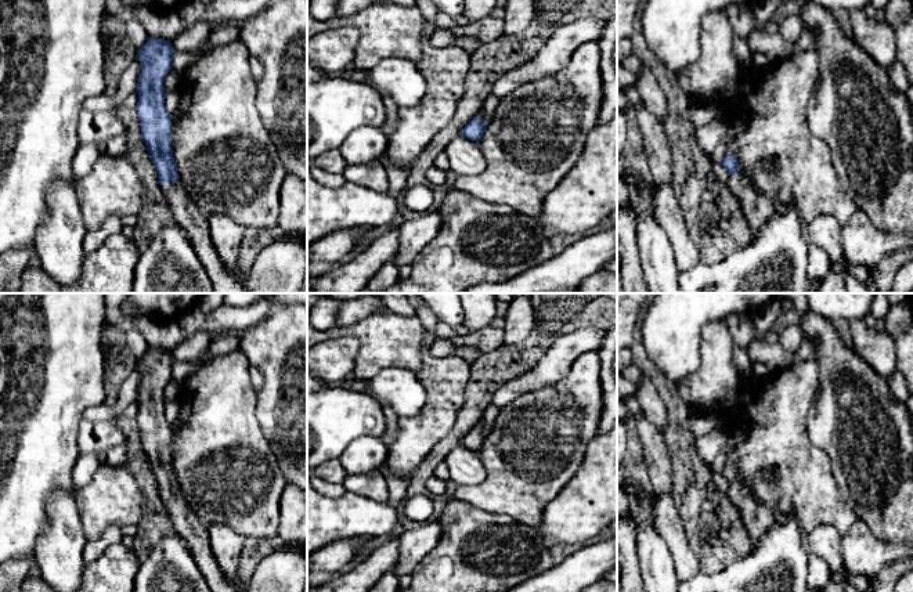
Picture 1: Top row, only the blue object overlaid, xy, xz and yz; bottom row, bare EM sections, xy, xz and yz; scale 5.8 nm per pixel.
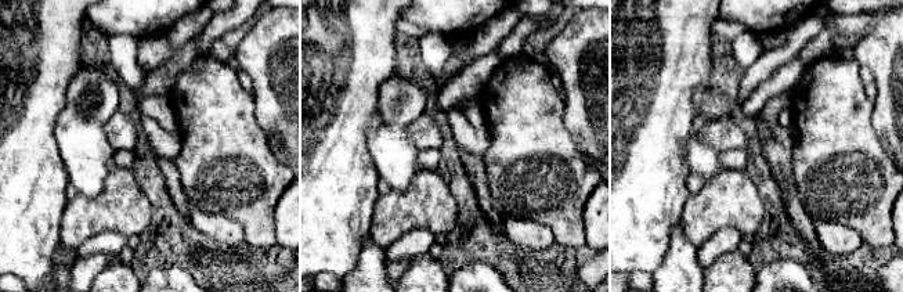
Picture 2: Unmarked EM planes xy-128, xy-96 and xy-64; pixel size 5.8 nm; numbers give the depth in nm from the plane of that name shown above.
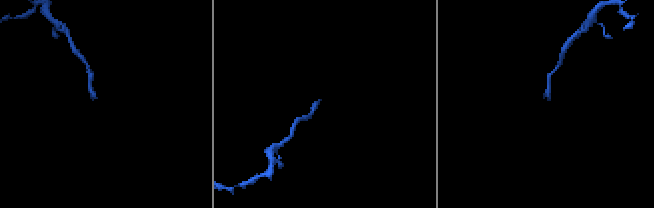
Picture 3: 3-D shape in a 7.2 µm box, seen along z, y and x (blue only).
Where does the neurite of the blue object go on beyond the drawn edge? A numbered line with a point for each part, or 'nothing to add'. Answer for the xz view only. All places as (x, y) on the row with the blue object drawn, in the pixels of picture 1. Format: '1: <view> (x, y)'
1: xz (487, 111)

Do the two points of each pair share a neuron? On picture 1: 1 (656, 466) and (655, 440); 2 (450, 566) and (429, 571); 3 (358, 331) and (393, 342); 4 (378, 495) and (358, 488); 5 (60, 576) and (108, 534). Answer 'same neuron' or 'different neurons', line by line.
1: same neuron
2: same neuron
3: same neuron
4: same neuron
5: different neurons

